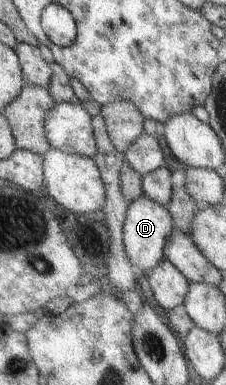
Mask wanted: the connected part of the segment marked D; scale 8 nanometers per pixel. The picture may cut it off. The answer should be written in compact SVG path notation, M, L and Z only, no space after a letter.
M141 195L141 197L129 204L122 228L122 237L125 254L139 274L149 272L153 267L157 266L157 263L164 259L165 253L163 249L170 233L173 231L173 219L170 212L161 203Z

